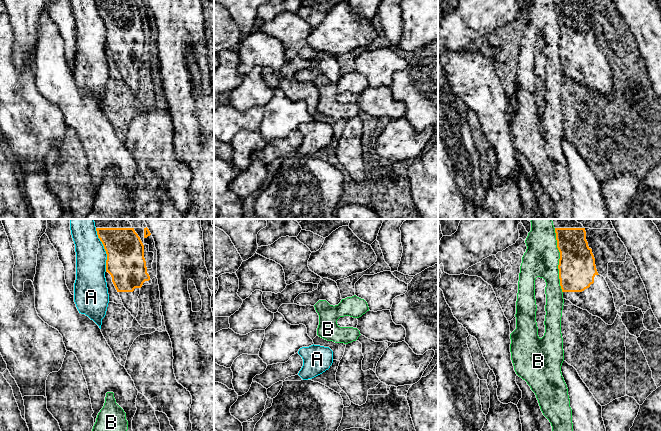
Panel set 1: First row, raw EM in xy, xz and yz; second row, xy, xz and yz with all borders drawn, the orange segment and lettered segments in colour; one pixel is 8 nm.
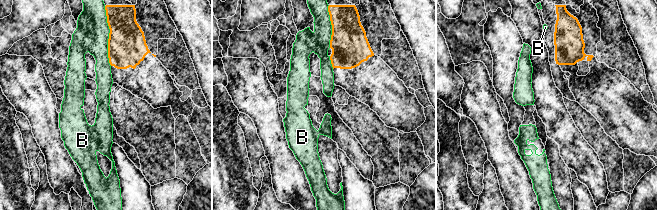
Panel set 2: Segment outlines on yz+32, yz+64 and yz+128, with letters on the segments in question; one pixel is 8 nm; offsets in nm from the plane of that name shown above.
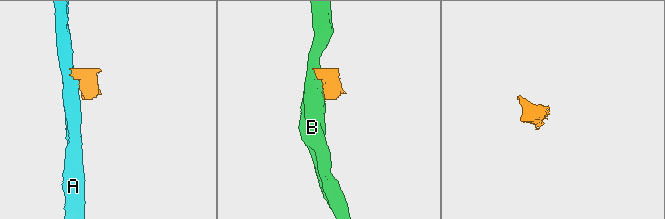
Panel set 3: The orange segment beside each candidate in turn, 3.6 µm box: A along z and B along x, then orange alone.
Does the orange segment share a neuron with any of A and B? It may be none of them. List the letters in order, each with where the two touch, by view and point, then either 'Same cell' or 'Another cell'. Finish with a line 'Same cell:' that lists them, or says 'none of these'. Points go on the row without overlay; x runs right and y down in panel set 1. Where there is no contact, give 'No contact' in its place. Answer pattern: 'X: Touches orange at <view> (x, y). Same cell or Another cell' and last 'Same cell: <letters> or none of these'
A: Touches orange at xy (105, 26). Another cell
B: Touches orange at yz (559, 36). Another cell
Same cell: none of these

